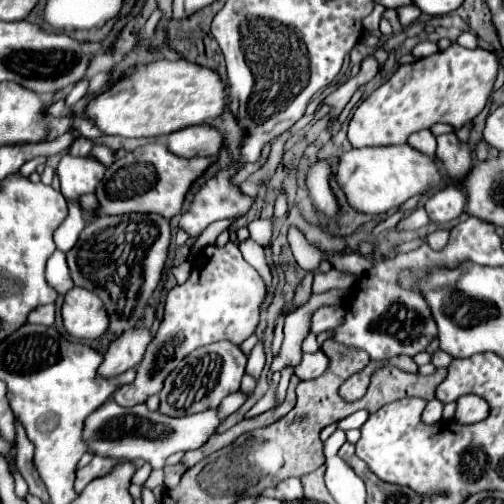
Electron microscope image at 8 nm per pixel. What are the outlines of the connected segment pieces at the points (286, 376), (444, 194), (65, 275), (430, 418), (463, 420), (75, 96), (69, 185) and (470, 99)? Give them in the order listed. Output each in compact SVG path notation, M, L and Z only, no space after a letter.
M286 366L286 368L282 368L280 370L280 384L278 384L278 406L282 404L282 400L284 400L284 396L286 396L286 388L288 388L288 382L290 382L290 378L292 378L292 368L290 366Z
M452 184L438 190L424 204L430 222L436 226L456 220L464 212L464 206L466 206L466 196L458 186L452 186Z
M56 250L48 264L46 264L46 280L52 288L56 288L58 294L66 294L68 290L74 288L74 282L70 278L70 272L68 272L68 264L64 260L64 252Z
M430 400L430 402L426 404L426 410L424 410L424 422L426 422L426 424L436 424L436 422L440 422L440 418L442 418L442 408L444 408L444 404L442 404L440 400Z
M474 394L460 396L456 400L456 404L458 404L456 422L460 422L460 424L474 424L474 422L488 418L488 414L490 414L488 402L482 400L480 396L474 396Z
M82 78L80 82L76 82L76 84L72 86L70 94L66 96L66 104L68 104L68 106L76 104L78 100L82 100L82 98L86 96L86 92L88 92L88 78Z
M64 154L56 174L62 184L62 194L66 200L78 200L82 194L94 192L96 184L104 178L106 166L94 156L72 156Z
M452 44L444 52L436 52L432 56L420 58L414 64L402 64L398 70L386 80L380 88L376 88L354 112L350 126L348 126L348 140L354 148L366 148L366 146L388 146L388 144L404 144L410 134L430 128L432 124L446 122L452 124L456 130L460 130L468 120L476 118L488 104L490 90L494 86L498 72L498 64L494 54L482 50L482 48L462 48L458 44Z

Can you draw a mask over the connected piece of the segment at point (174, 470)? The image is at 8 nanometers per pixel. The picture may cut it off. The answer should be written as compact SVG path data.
M182 464L166 466L166 468L164 468L164 476L166 476L166 486L176 486L184 470L186 470L186 466L182 466Z

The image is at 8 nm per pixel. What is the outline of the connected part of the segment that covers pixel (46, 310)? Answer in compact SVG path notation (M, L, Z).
M44 304L44 306L40 306L40 308L36 308L36 310L30 312L28 322L30 322L30 324L52 326L52 324L54 324L54 318L56 318L54 314L56 314L56 306L54 306L54 304Z

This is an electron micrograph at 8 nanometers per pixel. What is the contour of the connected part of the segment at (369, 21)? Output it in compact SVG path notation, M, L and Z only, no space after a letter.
M374 6L374 10L372 10L372 14L367 16L363 20L363 27L367 31L376 31L379 29L380 21L382 20L384 13L384 8L380 8L380 6Z

